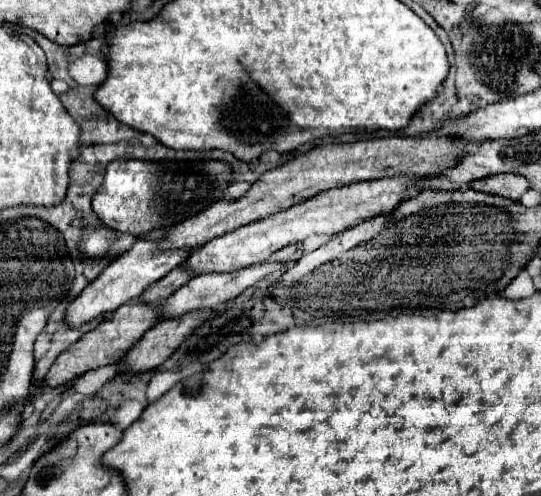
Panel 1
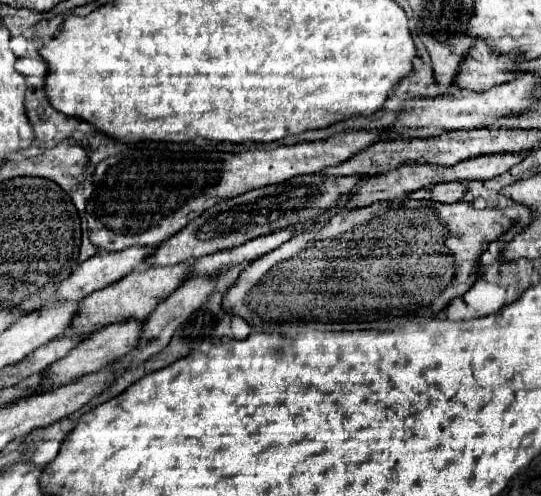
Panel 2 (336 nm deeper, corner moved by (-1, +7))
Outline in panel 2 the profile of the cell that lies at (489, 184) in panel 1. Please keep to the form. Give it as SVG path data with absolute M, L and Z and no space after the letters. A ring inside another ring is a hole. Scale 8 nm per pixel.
M442 182L442 184L432 184L428 188L412 192L408 198L424 198L424 200L438 200L438 202L450 204L450 202L460 202L466 192L468 190L464 182Z

